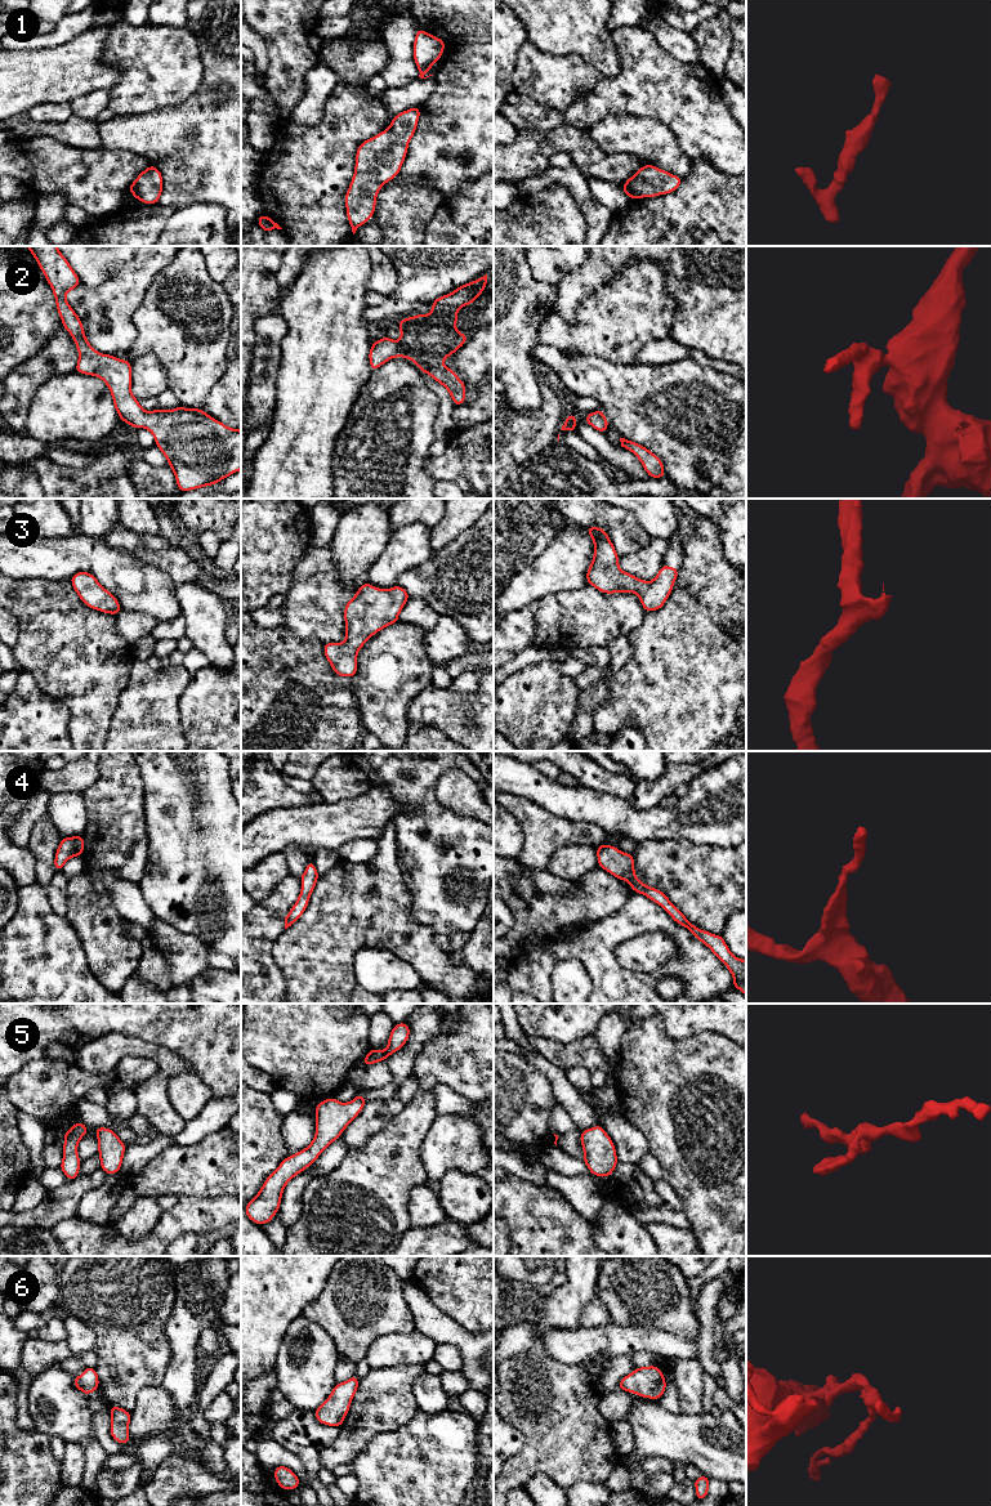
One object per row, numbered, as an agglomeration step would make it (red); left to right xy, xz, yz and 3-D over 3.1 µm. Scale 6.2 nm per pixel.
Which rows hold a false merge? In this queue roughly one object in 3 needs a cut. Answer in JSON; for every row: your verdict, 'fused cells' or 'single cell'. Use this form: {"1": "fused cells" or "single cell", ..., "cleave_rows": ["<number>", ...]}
{"1": "single cell", "2": "single cell", "3": "single cell", "4": "single cell", "5": "single cell", "6": "single cell", "cleave_rows": []}

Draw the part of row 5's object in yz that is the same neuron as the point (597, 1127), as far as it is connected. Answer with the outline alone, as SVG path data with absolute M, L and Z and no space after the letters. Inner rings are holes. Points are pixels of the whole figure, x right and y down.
M595 1125L593 1129L581 1131L580 1141L584 1149L582 1161L594 1176L612 1176L619 1159L615 1144L604 1129Z

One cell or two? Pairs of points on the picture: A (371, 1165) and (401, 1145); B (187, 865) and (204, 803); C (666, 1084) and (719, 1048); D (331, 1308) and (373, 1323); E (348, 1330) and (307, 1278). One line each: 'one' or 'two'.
A: one
B: one
C: one
D: one
E: two

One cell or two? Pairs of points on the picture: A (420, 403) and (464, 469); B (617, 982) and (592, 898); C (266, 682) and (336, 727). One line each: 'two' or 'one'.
A: two
B: two
C: one

